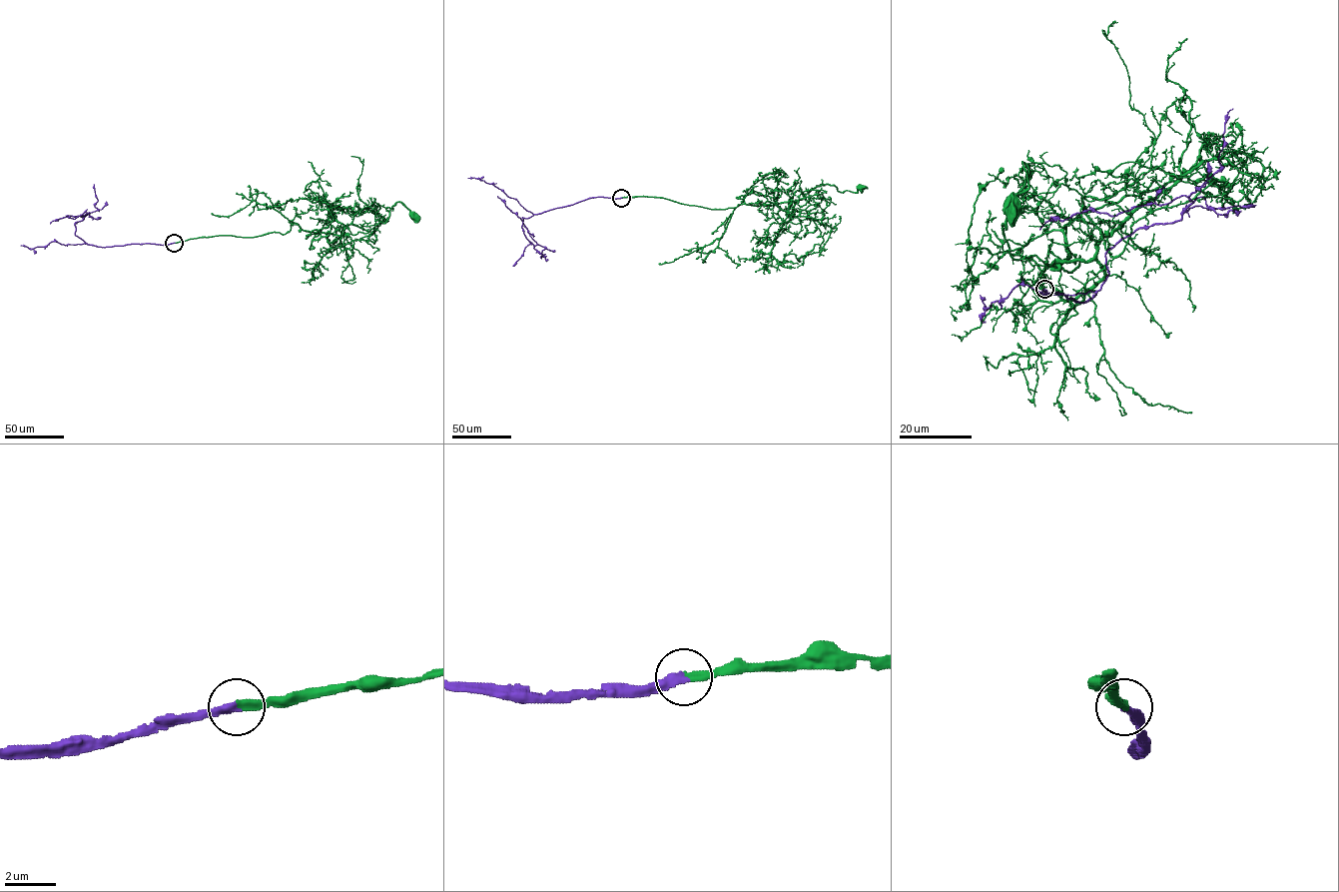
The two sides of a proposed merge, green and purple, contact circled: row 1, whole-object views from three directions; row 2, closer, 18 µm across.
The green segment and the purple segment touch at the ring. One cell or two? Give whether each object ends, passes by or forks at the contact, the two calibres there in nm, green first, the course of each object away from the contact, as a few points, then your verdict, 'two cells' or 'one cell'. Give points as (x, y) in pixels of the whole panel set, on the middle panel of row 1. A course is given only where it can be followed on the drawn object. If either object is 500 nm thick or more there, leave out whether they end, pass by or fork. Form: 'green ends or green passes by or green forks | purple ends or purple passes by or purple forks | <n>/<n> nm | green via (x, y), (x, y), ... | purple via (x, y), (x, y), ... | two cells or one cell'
green ends | purple ends | 320/340 nm | green via (621, 198), (657, 197), (726, 209), (738, 204), (796, 202), (827, 184), (842, 192), (857, 193), (859, 187) | purple via (621, 198), (592, 197), (522, 218), (524, 234), (534, 246), (536, 243), (522, 221), (497, 196) | one cell

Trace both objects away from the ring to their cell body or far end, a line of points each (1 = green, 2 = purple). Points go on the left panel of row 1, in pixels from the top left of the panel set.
1: (174, 243), (285, 234), (294, 223), (309, 231), (366, 233), (385, 222), (396, 202), (411, 215)
2: (174, 243), (109, 247), (87, 244), (75, 234), (74, 225), (89, 212), (75, 219), (63, 217), (50, 223)

